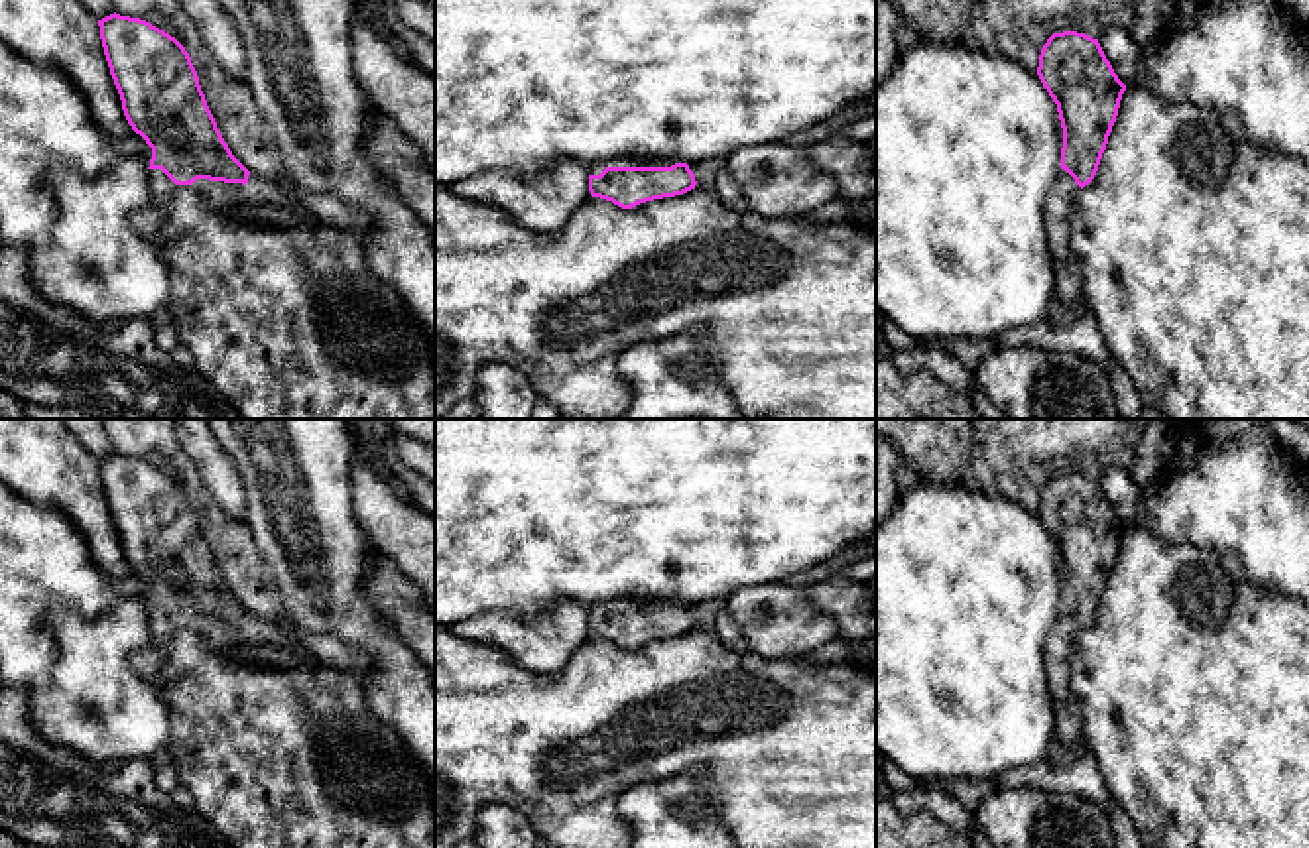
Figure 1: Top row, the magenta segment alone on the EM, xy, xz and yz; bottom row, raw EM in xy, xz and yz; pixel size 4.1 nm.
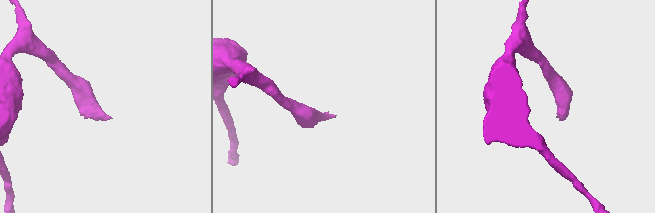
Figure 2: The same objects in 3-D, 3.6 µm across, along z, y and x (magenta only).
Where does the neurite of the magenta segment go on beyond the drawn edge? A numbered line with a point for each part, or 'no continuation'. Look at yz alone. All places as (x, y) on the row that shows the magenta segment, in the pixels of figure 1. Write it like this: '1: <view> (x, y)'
1: yz (1059, 199)

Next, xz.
1: xz (617, 162)

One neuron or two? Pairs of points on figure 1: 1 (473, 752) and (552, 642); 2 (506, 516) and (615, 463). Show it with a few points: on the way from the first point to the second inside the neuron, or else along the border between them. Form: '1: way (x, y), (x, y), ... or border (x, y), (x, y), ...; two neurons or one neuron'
1: border (491, 648), (540, 673), (556, 673), (575, 652); two neurons
2: way (534, 494), (565, 463), (587, 463); one neuron

